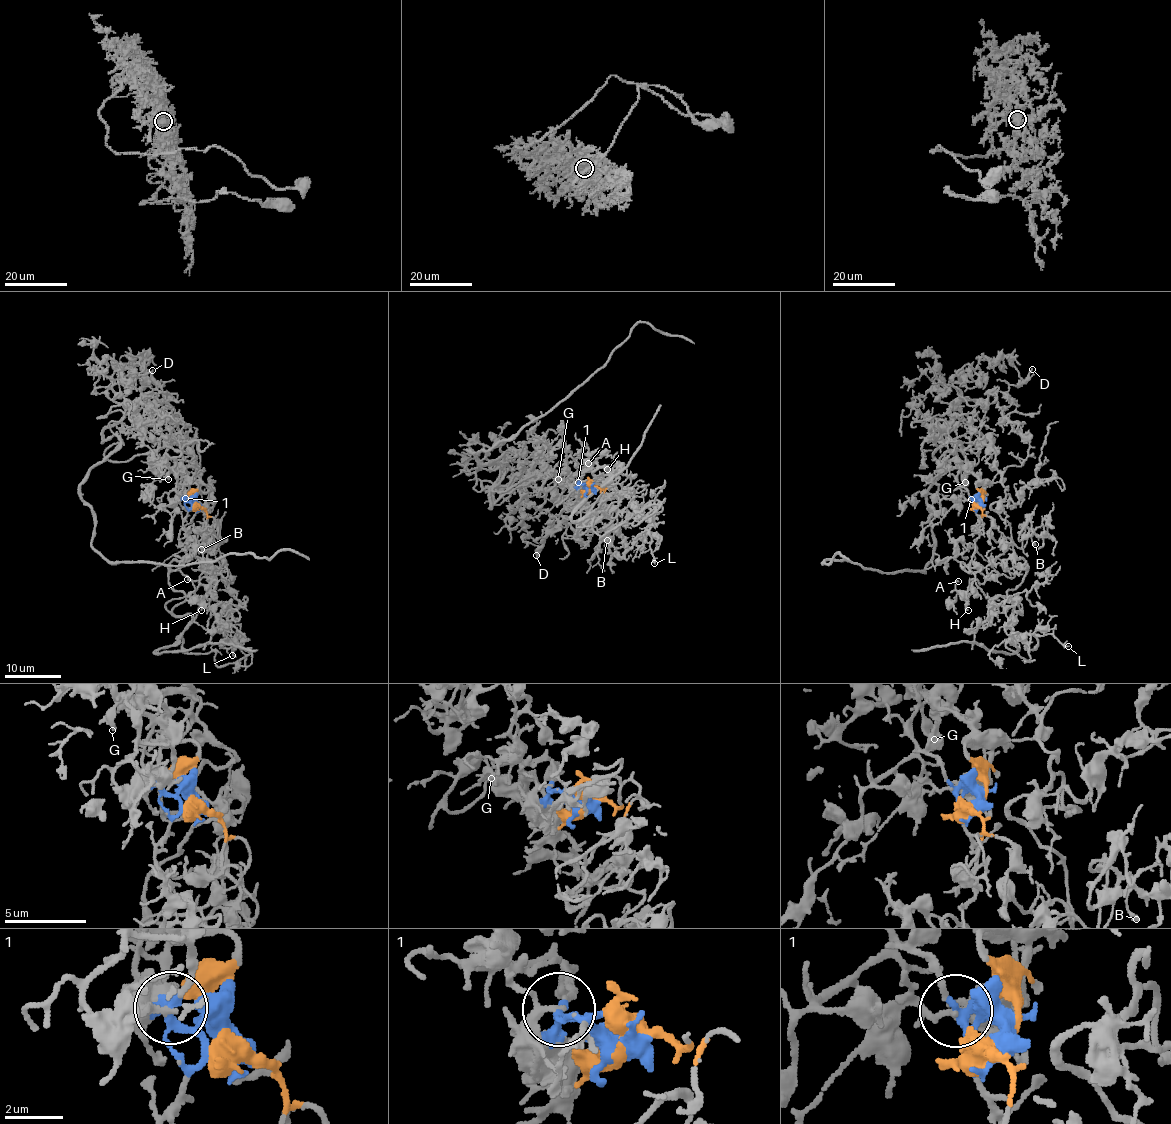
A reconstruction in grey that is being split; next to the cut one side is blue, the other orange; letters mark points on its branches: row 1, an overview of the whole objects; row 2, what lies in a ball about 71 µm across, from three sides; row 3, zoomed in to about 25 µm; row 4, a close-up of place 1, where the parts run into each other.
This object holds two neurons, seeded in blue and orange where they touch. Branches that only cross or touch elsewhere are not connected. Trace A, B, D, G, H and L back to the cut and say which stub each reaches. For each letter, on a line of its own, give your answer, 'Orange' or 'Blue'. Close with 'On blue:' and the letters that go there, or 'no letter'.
A: Orange
B: Orange
D: Blue
G: Blue
H: Orange
L: Orange
On blue: D, G

